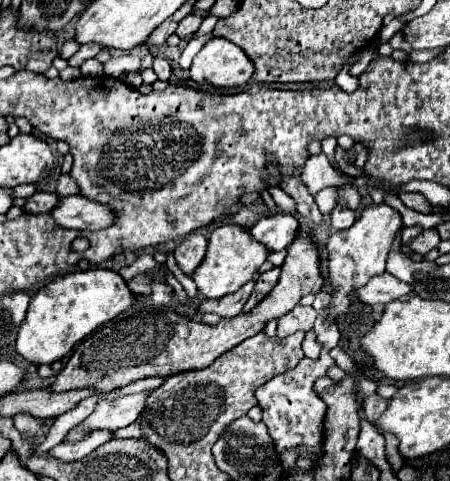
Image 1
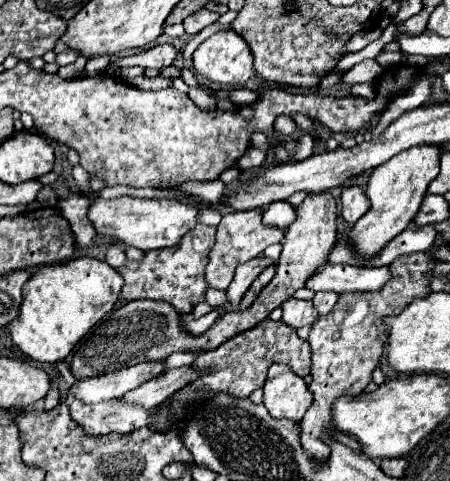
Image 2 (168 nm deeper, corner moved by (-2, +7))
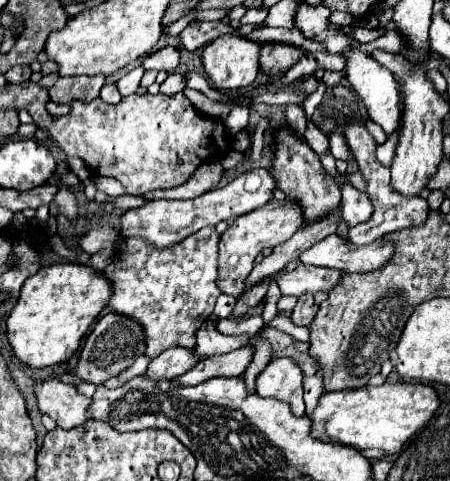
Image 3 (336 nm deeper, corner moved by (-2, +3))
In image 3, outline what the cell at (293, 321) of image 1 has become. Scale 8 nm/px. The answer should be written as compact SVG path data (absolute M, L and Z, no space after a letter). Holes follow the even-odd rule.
M300 295L296 307L292 309L290 319L294 325L306 325L308 327L312 323L312 319L316 317L316 311L318 311L318 305L314 303L314 297L312 295Z

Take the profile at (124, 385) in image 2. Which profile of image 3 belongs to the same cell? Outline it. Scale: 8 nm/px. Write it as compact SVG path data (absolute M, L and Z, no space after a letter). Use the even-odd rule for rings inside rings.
M172 347L172 349L166 349L164 353L160 353L156 359L152 359L144 377L152 379L152 381L174 379L174 377L186 373L188 369L192 369L196 363L198 361L196 361L196 357L192 357L192 349Z

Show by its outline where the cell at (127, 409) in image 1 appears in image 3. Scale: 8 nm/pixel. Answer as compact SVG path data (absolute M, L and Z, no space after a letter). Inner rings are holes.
M246 345L232 353L208 357L204 361L198 361L194 365L194 369L176 377L174 381L182 387L188 387L188 385L200 385L214 377L240 377L246 371L246 367L250 365L252 355L254 355L254 349Z

